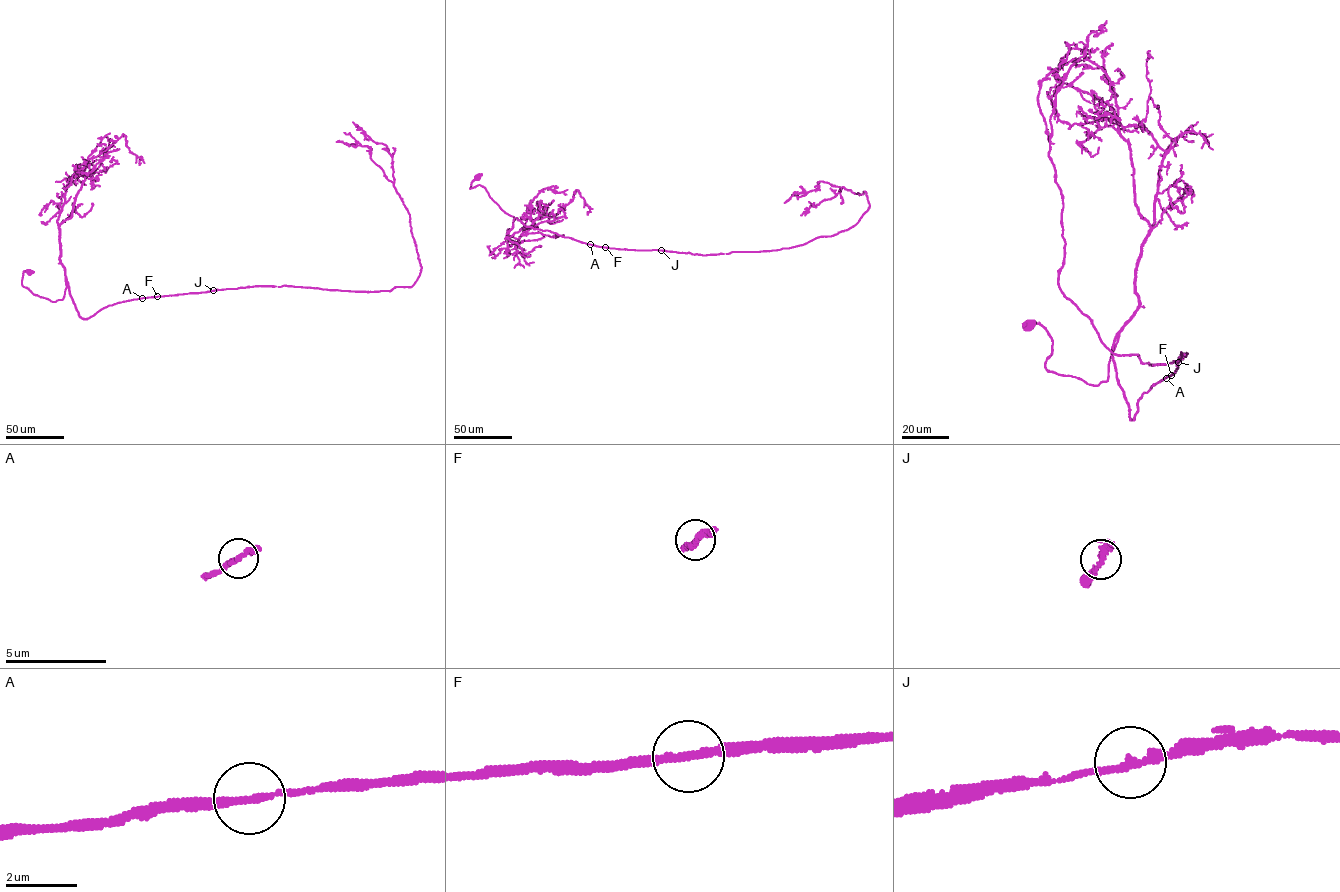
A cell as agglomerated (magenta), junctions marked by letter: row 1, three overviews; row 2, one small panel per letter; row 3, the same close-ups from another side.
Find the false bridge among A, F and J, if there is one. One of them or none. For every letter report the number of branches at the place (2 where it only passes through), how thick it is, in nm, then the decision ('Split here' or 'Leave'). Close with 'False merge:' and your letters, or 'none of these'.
A: Branches: 2. Thickness 190 nm. Leave
F: Branches: 2. Thickness 240 nm. Leave
J: Branches: 2. Thickness 200 nm. Leave
False merge: none of these

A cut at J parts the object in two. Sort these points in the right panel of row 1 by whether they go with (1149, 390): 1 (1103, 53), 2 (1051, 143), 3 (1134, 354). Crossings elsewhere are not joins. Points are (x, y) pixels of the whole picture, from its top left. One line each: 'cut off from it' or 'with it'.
1: with it
2: cut off from it
3: cut off from it

